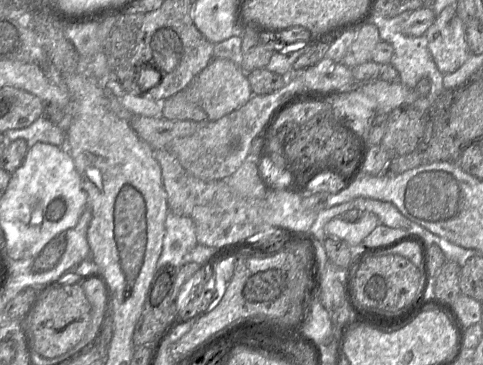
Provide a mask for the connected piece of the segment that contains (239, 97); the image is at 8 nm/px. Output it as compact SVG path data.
M213 59L187 87L187 99L199 104L207 114L207 121L216 121L245 105L253 96L247 73L228 59Z

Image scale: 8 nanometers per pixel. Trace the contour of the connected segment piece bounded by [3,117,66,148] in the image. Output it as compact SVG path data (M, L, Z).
M39 117L26 128L8 130L3 134L7 142L23 139L29 148L36 143L48 143L60 147L66 139L66 132L45 117Z

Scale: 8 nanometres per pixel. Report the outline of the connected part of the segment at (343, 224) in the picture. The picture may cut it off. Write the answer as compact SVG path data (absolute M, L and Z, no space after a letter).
M364 213L356 222L347 222L341 217L336 217L326 224L326 234L350 245L358 245L380 224L378 217L373 213Z

